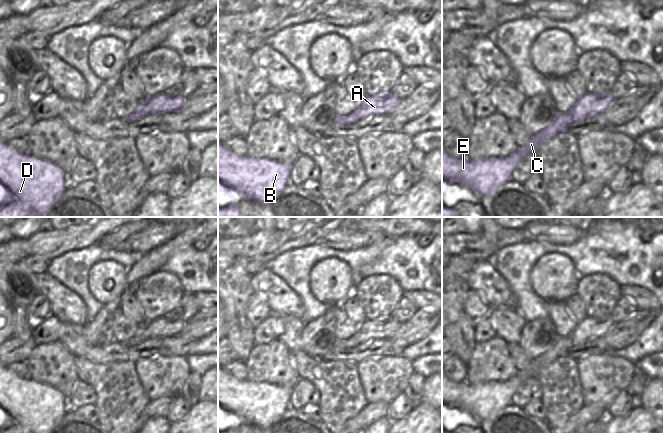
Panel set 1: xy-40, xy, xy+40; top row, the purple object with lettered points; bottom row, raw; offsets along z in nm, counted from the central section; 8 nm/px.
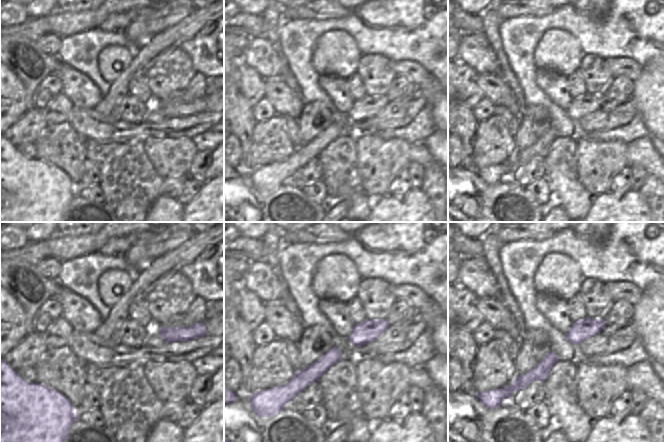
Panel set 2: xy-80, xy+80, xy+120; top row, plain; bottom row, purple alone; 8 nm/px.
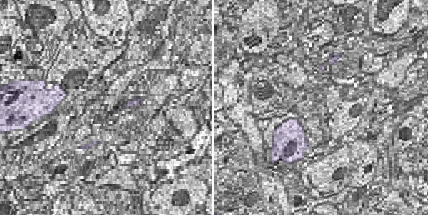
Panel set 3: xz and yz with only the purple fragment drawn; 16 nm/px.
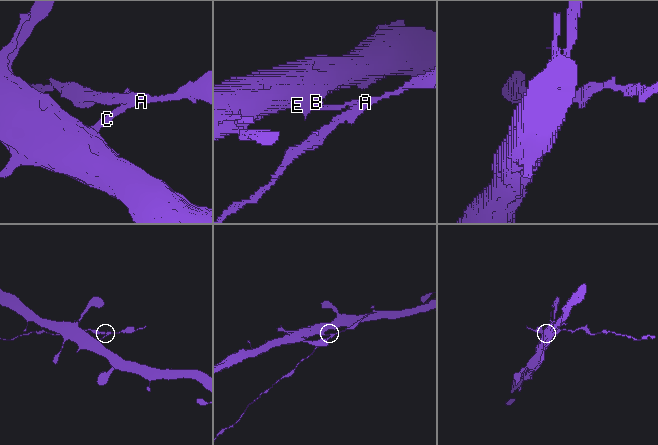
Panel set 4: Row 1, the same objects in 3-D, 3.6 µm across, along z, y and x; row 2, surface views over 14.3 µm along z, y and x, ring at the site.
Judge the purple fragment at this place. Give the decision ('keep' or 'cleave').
cleave

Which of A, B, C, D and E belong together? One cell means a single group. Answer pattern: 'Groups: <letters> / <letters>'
Groups: A / B C D E

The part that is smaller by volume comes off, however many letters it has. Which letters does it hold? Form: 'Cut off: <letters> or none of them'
Cut off: A

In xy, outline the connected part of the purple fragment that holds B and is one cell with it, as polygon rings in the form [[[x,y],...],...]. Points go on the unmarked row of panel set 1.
[[[218,365],[218,406],[221,408],[218,415],[225,416],[231,423],[234,422],[231,415],[235,414],[254,426],[267,428],[284,414],[288,408],[291,393],[292,390],[289,388],[267,382],[237,380]]]

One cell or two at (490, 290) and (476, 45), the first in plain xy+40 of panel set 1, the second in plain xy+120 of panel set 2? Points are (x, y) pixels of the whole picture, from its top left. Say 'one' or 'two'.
one

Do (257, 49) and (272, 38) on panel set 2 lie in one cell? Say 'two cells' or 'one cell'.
two cells

